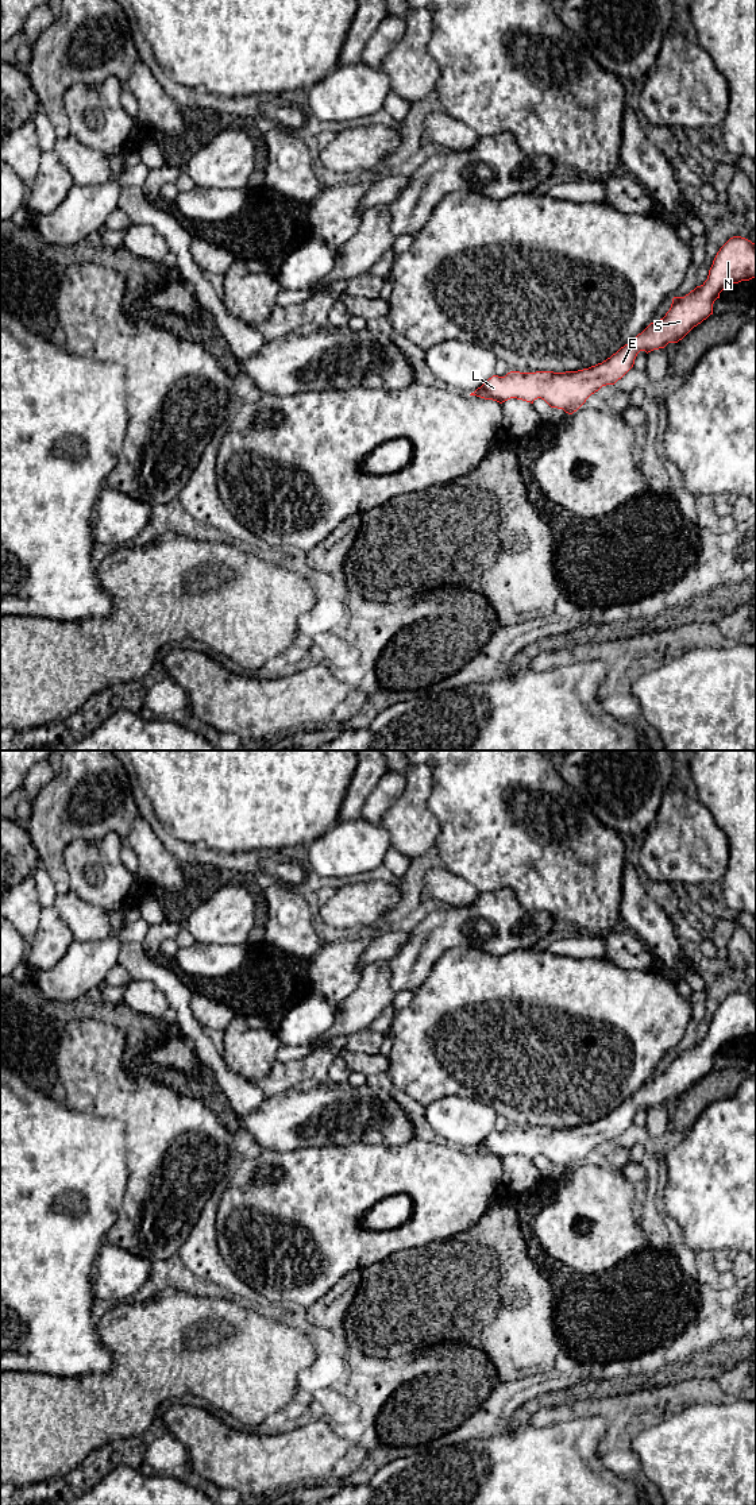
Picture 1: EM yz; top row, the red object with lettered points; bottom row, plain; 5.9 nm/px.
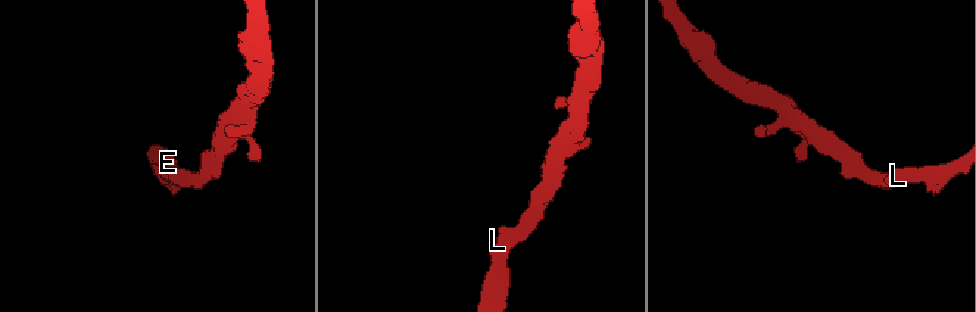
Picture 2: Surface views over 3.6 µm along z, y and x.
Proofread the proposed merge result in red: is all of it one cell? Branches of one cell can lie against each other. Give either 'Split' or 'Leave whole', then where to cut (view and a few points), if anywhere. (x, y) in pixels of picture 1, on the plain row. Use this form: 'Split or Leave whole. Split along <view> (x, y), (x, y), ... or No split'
Leave whole. No split

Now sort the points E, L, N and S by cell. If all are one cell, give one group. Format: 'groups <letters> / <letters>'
groups E L N S

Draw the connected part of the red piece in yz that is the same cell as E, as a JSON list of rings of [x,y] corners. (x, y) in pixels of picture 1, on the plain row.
[[[733,992],[717,1008],[707,1035],[701,1042],[684,1053],[674,1053],[663,1074],[651,1078],[602,1119],[578,1127],[510,1127],[505,1132],[493,1131],[470,1151],[500,1159],[510,1154],[533,1159],[541,1154],[551,1164],[572,1170],[602,1142],[621,1135],[633,1123],[640,1107],[648,1110],[668,1099],[678,1099],[713,1070],[713,1060],[725,1043],[752,1034],[756,1034],[756,1000]]]

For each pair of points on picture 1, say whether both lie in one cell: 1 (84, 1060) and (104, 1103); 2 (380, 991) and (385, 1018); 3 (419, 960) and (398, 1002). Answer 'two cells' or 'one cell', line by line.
1: one cell
2: two cells
3: two cells

